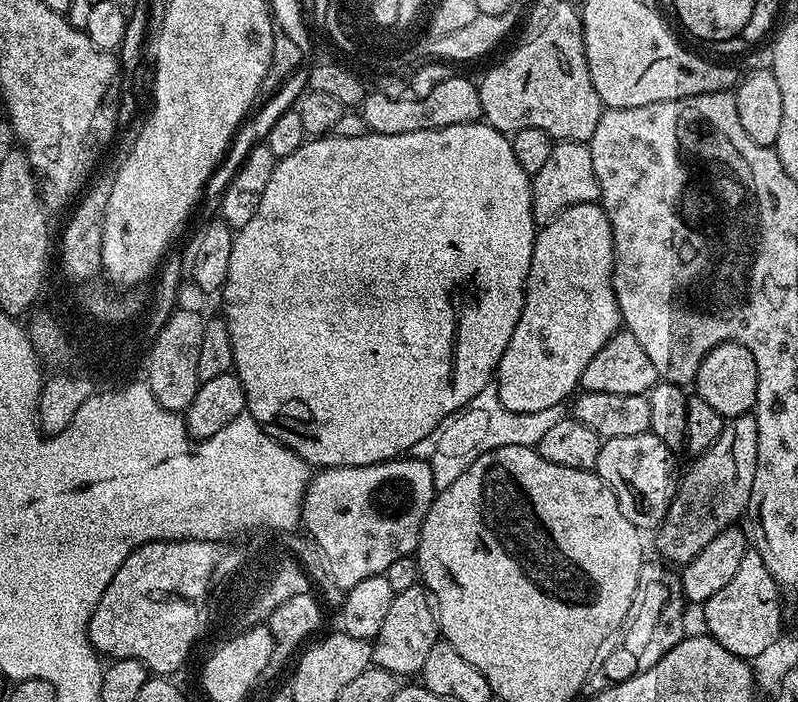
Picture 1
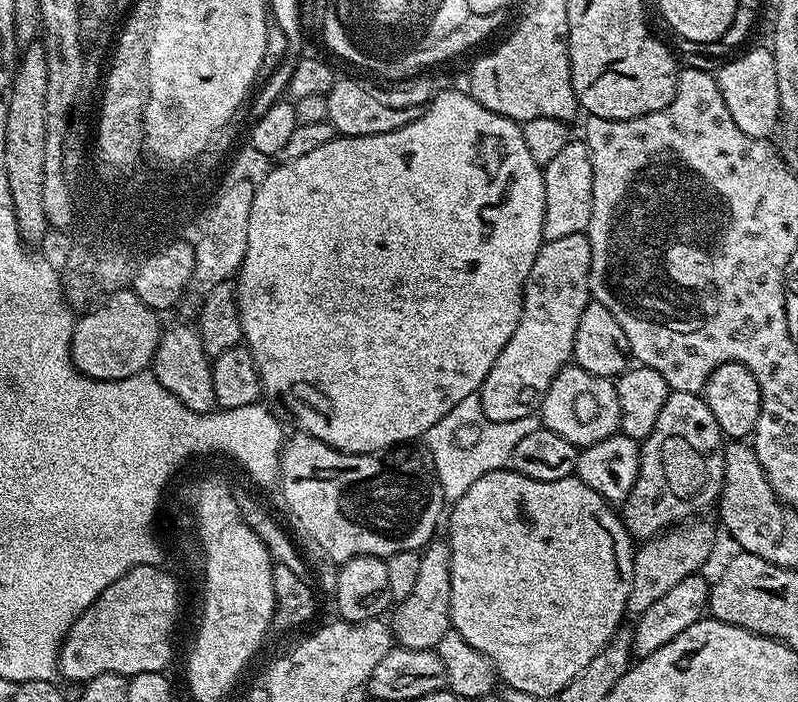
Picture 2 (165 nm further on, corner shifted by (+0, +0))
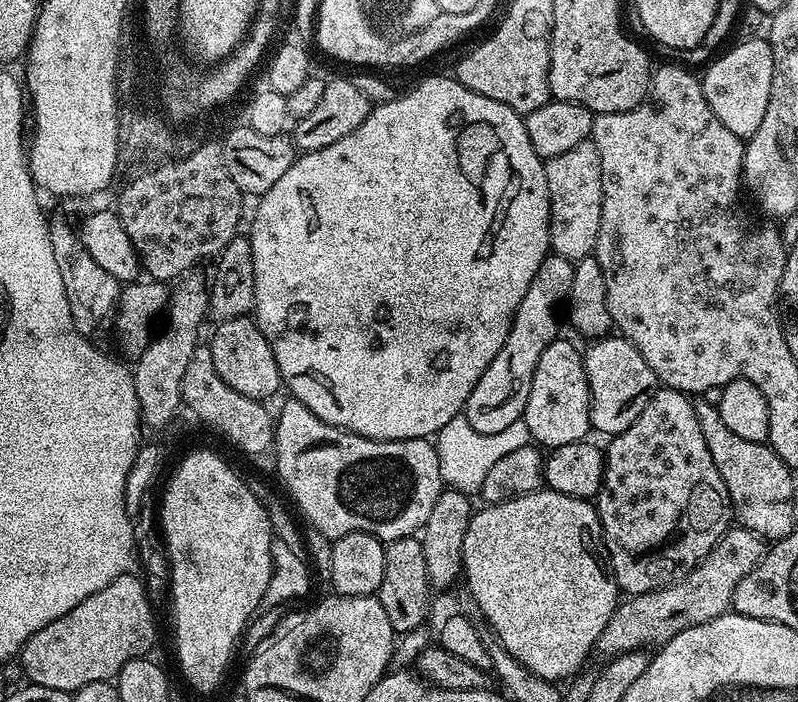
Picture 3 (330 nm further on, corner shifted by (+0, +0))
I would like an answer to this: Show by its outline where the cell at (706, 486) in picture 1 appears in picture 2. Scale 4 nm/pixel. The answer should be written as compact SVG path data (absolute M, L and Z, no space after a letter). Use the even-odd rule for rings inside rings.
M685 522L679 526L673 526L667 532L643 541L634 552L634 574L630 586L630 598L628 599L629 617L635 618L650 610L666 590L678 586L682 578L695 576L700 568L712 556L712 547L716 544L716 532L708 524L696 524L700 522Z

